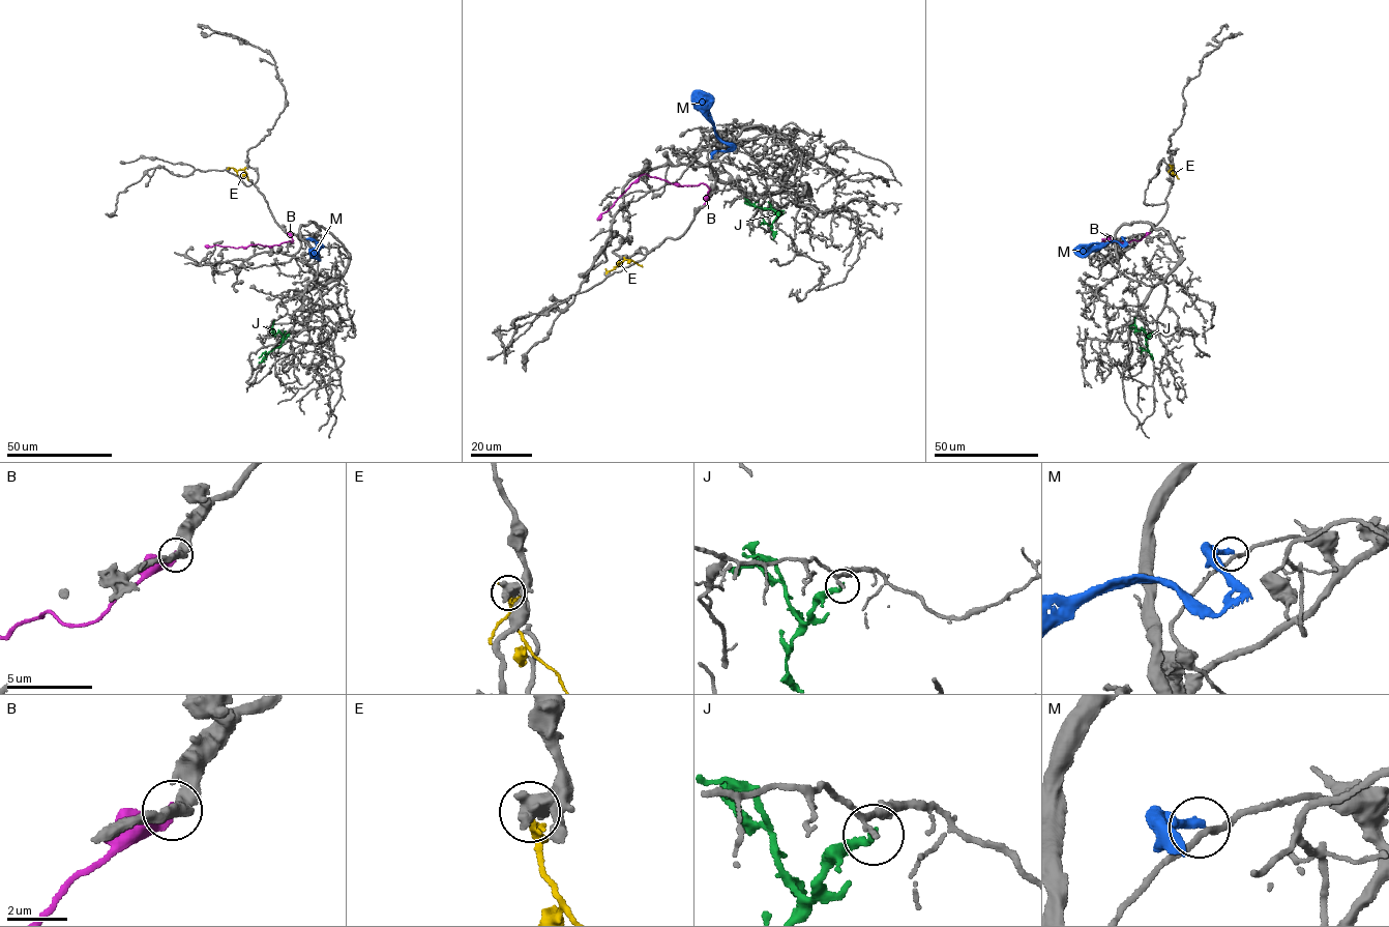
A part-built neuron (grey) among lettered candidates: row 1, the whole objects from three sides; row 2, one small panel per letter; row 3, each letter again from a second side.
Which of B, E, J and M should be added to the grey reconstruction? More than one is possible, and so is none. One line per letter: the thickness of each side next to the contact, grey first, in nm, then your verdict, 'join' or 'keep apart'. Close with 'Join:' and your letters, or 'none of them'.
B: 360 nm thick on the grey side, 280 nm on the other; keep apart
E: 460 nm thick on the grey side, 240 nm on the other; keep apart
J: 130 nm thick on the grey side, 280 nm on the other; keep apart
M: 190 nm thick on the grey side, 320 nm on the other; keep apart
Join: none of them

